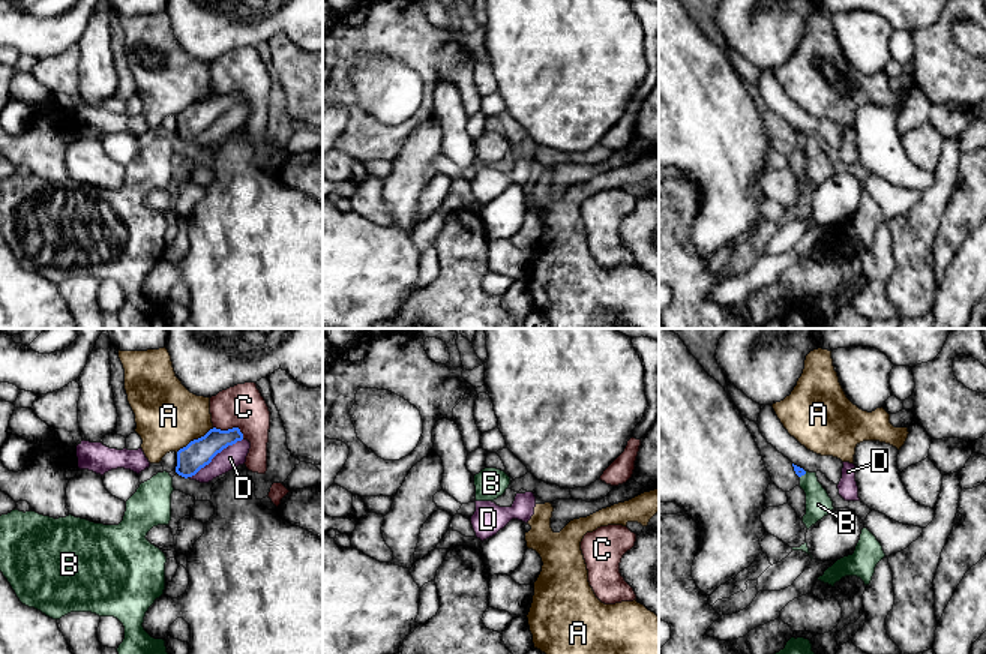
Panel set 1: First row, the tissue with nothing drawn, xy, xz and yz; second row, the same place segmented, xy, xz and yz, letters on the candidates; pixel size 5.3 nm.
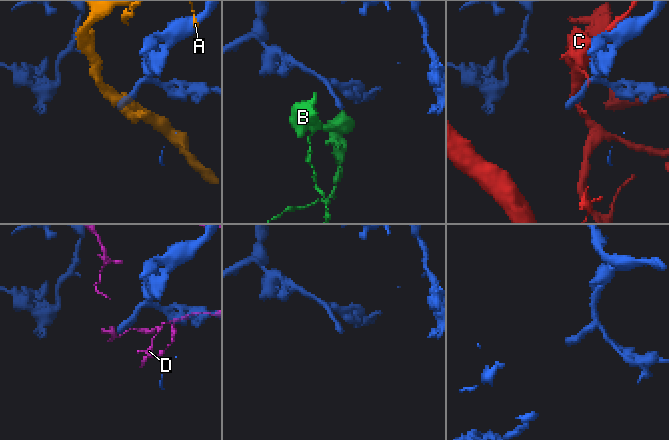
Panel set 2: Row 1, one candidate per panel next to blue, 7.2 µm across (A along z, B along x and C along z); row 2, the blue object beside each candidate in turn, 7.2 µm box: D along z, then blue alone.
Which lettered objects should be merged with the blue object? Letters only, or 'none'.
B

